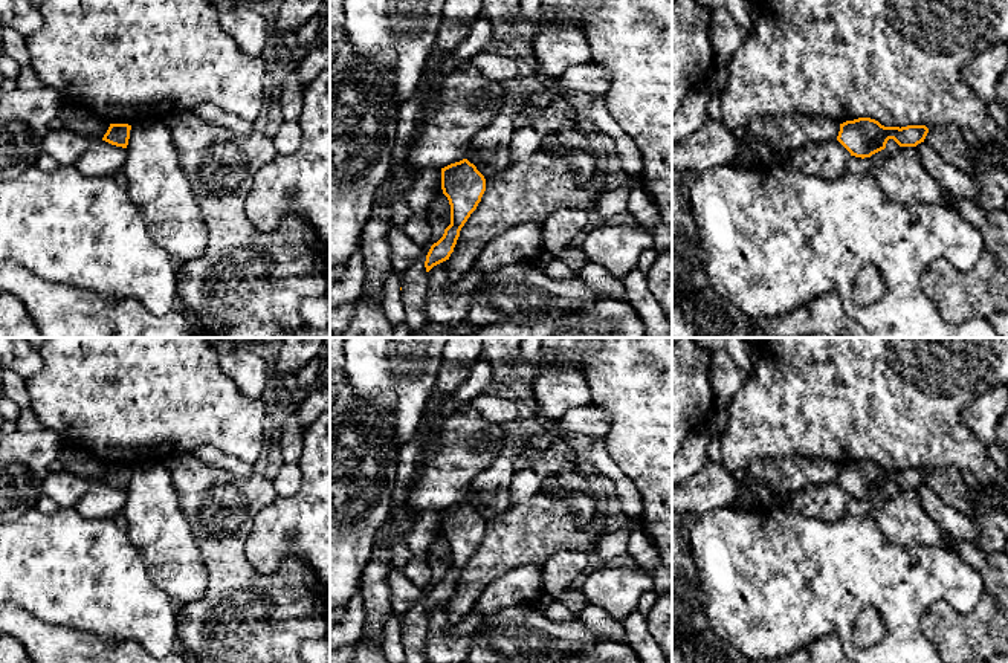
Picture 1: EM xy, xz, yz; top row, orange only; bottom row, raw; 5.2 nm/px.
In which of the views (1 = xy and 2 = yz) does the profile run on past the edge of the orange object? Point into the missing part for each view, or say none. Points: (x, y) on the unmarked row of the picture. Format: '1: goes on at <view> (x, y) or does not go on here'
1: does not go on here
2: does not go on here

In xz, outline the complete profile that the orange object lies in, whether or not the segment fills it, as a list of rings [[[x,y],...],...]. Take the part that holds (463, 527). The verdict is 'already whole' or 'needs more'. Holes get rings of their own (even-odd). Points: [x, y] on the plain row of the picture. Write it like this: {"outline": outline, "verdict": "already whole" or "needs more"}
{"outline": [[[463,501],[441,510],[441,532],[451,547],[451,567],[444,571],[443,579],[431,588],[425,603],[426,614],[449,602],[461,570],[481,544],[486,521],[473,506]]], "verdict": "already whole"}

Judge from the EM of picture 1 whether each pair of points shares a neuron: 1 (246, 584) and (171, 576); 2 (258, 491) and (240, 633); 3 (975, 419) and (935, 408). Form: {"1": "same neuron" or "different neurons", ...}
{"1": "different neurons", "2": "same neuron", "3": "different neurons"}

